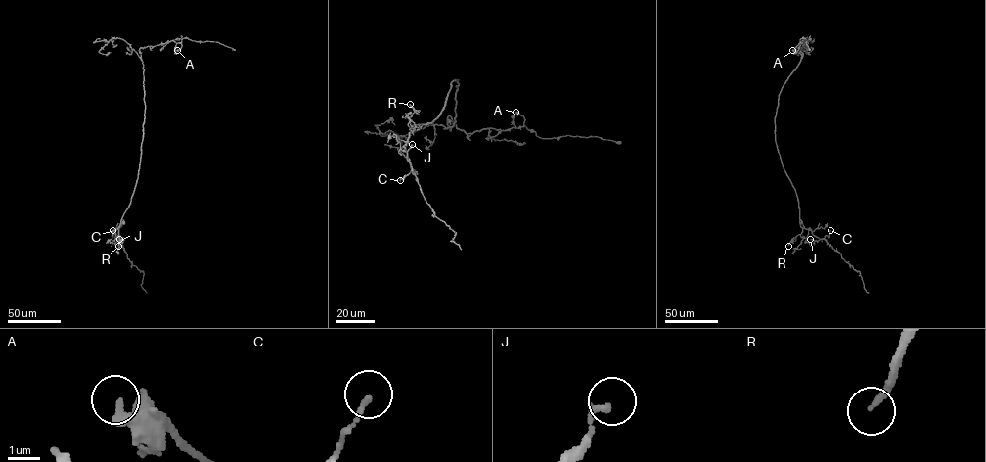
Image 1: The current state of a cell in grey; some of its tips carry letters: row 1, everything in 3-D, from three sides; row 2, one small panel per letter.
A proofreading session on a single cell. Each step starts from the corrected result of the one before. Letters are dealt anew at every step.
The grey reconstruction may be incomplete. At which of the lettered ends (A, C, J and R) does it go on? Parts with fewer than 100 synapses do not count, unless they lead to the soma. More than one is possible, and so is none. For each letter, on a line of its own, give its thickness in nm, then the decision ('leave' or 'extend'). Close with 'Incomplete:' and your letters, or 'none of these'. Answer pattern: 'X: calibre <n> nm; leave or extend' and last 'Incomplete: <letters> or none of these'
A: calibre 360 nm; leave
C: calibre 150 nm; leave
J: calibre 200 nm; leave
R: calibre 240 nm; extend
Incomplete: R

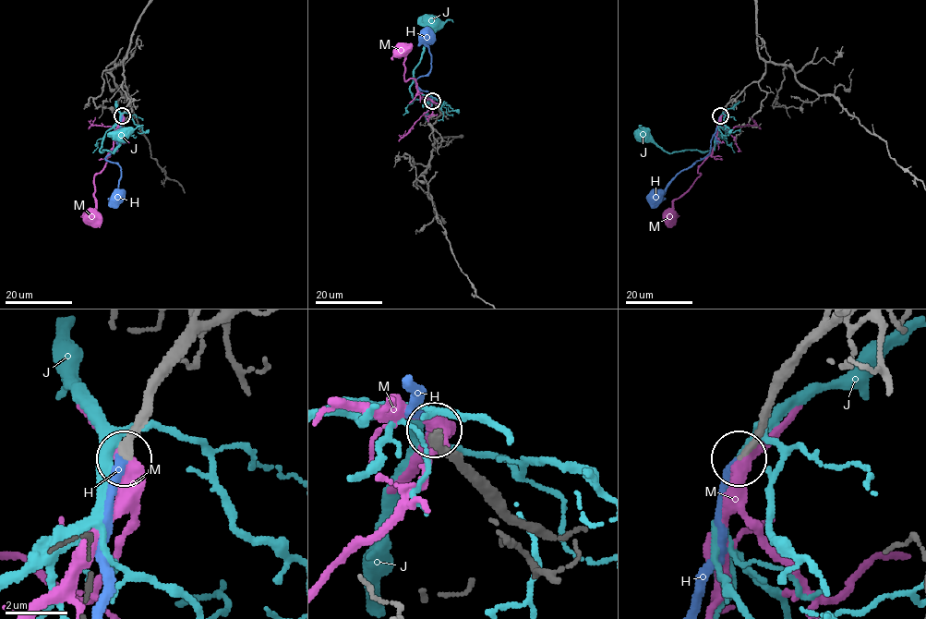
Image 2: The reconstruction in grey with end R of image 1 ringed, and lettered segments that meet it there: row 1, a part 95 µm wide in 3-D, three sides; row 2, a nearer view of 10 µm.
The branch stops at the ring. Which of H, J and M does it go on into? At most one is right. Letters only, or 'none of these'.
H

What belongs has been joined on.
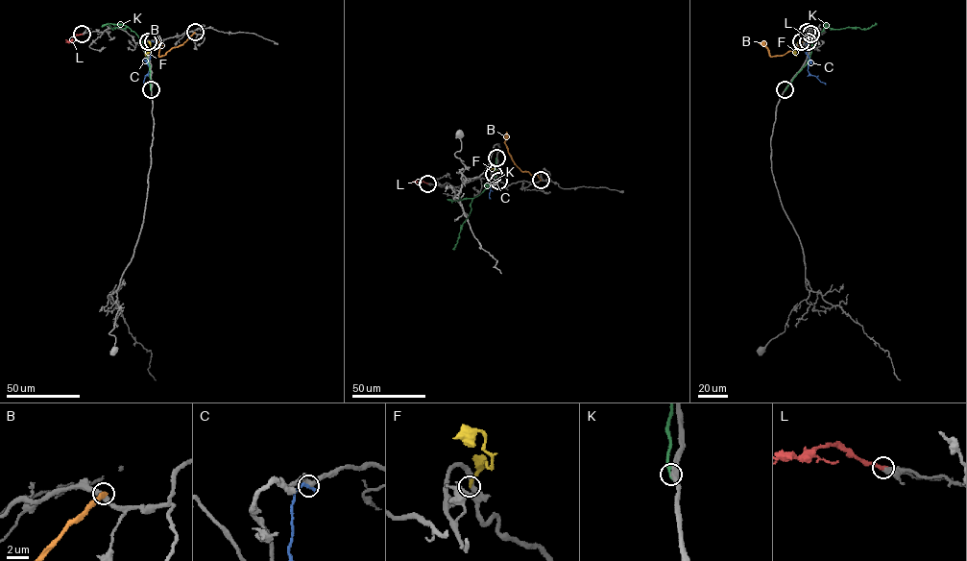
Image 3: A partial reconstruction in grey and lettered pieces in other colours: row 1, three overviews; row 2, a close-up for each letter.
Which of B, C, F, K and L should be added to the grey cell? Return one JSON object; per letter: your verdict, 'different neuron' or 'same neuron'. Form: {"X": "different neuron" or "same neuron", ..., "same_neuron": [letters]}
{"B": "different neuron", "C": "different neuron", "F": "different neuron", "K": "different neuron", "L": "same neuron", "same_neuron": ["L"]}

